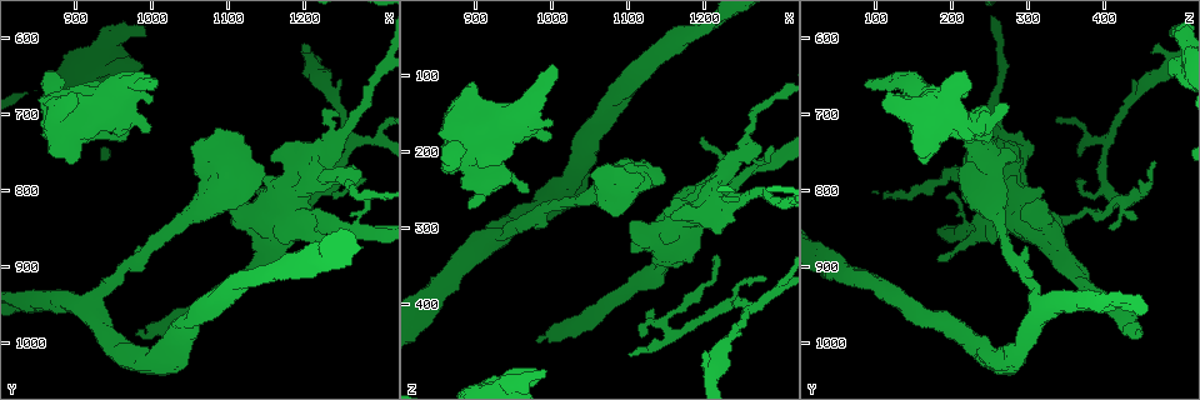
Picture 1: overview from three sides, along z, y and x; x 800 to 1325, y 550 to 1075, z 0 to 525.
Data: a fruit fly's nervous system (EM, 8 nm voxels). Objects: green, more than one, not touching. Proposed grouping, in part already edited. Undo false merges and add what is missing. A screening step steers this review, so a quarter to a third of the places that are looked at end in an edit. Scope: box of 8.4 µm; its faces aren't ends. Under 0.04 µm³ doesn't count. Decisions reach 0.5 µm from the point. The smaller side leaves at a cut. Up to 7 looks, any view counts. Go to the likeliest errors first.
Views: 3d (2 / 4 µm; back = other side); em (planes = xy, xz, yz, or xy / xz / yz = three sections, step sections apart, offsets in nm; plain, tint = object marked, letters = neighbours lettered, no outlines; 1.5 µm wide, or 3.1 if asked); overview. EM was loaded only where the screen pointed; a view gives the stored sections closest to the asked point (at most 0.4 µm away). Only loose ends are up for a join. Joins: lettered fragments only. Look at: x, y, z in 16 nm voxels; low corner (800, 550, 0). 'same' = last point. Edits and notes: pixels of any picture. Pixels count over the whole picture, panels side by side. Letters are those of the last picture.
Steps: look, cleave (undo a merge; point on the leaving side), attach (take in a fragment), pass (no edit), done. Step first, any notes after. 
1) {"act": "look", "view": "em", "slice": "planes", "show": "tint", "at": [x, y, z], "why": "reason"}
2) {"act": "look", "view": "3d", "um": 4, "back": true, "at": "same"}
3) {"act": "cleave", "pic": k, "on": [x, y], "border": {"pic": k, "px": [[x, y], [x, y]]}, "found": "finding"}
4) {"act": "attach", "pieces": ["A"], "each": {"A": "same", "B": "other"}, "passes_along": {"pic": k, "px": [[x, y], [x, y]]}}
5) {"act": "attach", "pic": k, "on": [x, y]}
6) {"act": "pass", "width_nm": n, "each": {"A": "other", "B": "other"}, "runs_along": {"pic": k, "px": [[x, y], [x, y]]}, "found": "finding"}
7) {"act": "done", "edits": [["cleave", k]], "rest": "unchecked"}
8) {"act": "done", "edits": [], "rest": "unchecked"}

{"act": "look", "view": "em", "slice": "planes", "show": "letters", "at": [980, 985, 450], "why": "branch stops here"}

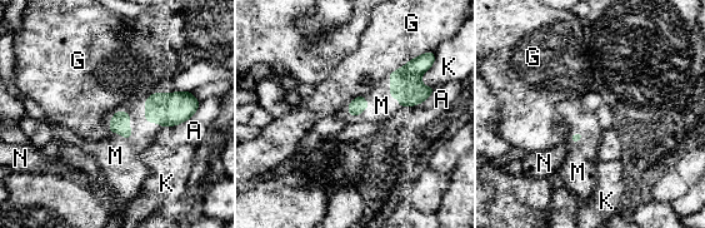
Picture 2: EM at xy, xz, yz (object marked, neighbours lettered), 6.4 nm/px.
{"act": "attach", "pieces": ["M"], "longest_contact_nm": ["M", 220], "each": {"A": "other", "G": "other", "K": "other", "M": "same", "N": "other"}, "passes_along": {"pic": 2, "px": [[120, 123], [129, 118], [115, 154]]}, "found": "the neuron continues"}

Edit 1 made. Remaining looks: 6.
{"act": "look", "view": "overview", "why": "redraw"}

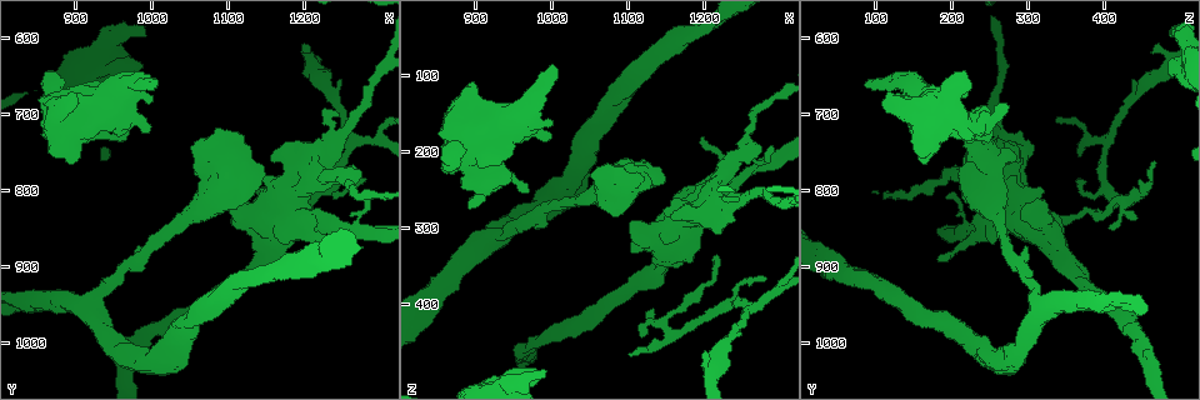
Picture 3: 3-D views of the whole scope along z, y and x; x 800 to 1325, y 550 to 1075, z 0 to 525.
{"act": "look", "view": "em", "slice": "planes", "show": "tint", "at": [1245, 780, 200], "why": "thick turns thin"}

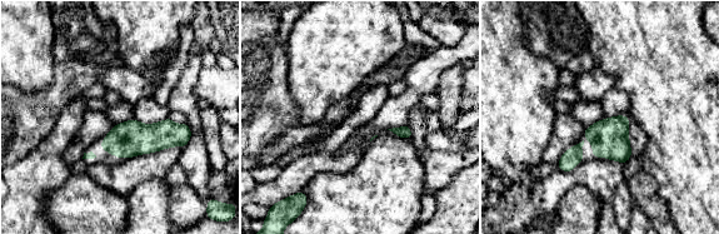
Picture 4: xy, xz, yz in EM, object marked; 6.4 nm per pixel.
{"act": "look", "view": "em", "slice": "planes", "show": "letters", "at": "same"}

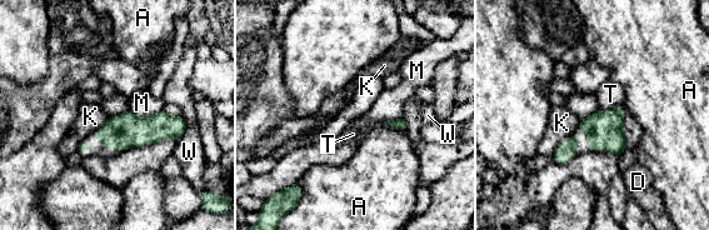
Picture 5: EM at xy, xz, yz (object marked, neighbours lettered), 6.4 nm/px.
{"act": "pass", "longest_contact_nm": ["M", 240], "each": {"A": "other", "D": "other", "K": "other", "M": "other", "T": "other", "W": "other"}, "border": {"pic": 5, "px": [[560, 141], [552, 155]]}, "found": "one neuron here"}

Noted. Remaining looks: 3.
{"act": "look", "view": "em", "slice": "yz", "step": 8, "show": "letters", "at": [990, 595, 485], "why": "thick end"}

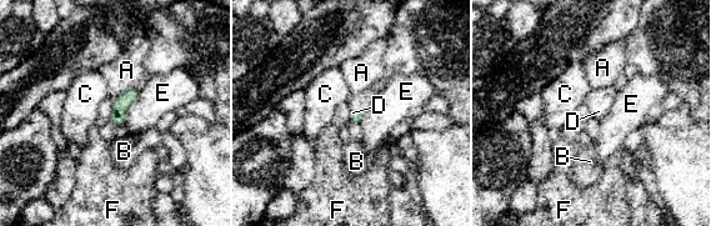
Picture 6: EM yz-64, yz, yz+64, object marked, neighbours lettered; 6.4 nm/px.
{"act": "look", "view": "em", "slice": "planes", "show": "letters", "at": "same"}

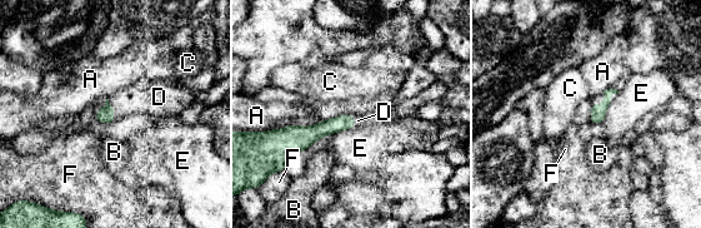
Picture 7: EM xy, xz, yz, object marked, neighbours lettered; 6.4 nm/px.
{"act": "attach", "pieces": ["D"], "longest_contact_nm": ["E", 170], "each": {"A": "other", "B": "other", "C": "other", "D": "same", "E": "other", "F": "other"}, "passes_along": {"pic": 7, "px": [[105, 115], [113, 114], [148, 98]]}, "found": "it goes on there"}

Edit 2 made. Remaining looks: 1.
{"act": "done", "edits": [["attach", 2], ["attach", 7]], "rest": "unchecked"}

